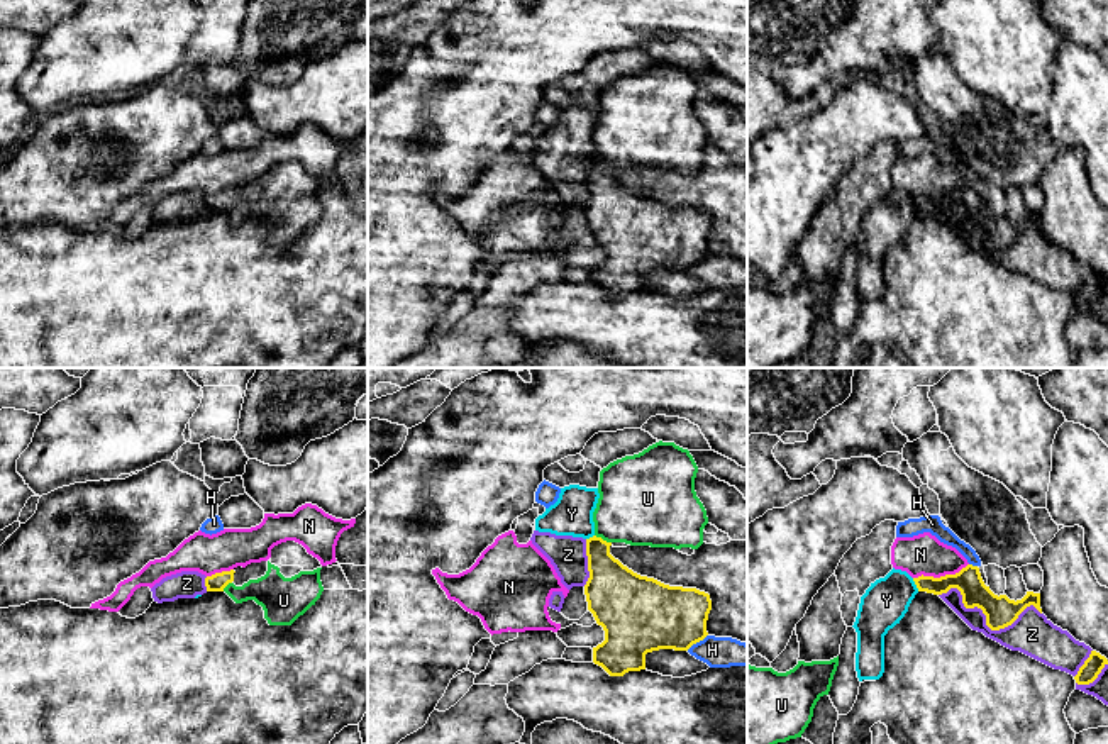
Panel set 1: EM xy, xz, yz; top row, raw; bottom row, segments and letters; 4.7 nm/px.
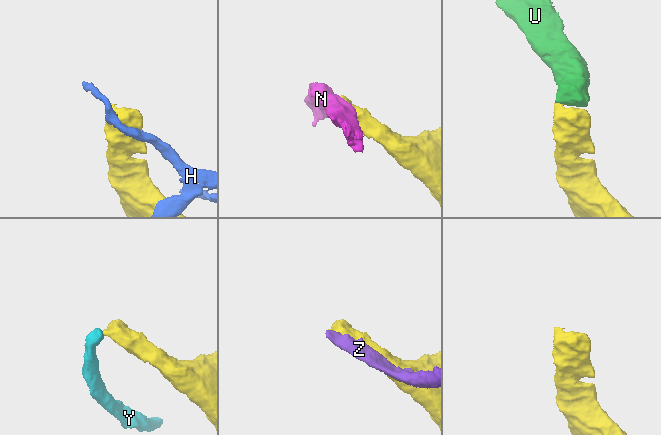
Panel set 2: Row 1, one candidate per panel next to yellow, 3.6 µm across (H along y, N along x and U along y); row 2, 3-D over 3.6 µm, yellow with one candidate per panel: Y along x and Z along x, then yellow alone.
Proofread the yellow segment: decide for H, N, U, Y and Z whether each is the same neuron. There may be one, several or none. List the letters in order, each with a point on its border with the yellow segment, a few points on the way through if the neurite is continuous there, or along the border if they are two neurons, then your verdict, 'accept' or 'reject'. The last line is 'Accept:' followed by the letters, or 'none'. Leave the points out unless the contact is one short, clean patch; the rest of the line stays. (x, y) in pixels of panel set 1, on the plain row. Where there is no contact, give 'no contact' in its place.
H: contact xz (697, 261); reject
N: contact yz (941, 197); reject
U: contact xz (602, 160); way xz (612, 210), (602, 187), (602, 160), (641, 124); accept
Y: contact yz (915, 204); border yz (912, 199), (919, 210); reject
Z: contact yz (986, 239); reject
Accept: U

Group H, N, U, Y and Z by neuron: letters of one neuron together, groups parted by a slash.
H / N / U / Y Z

